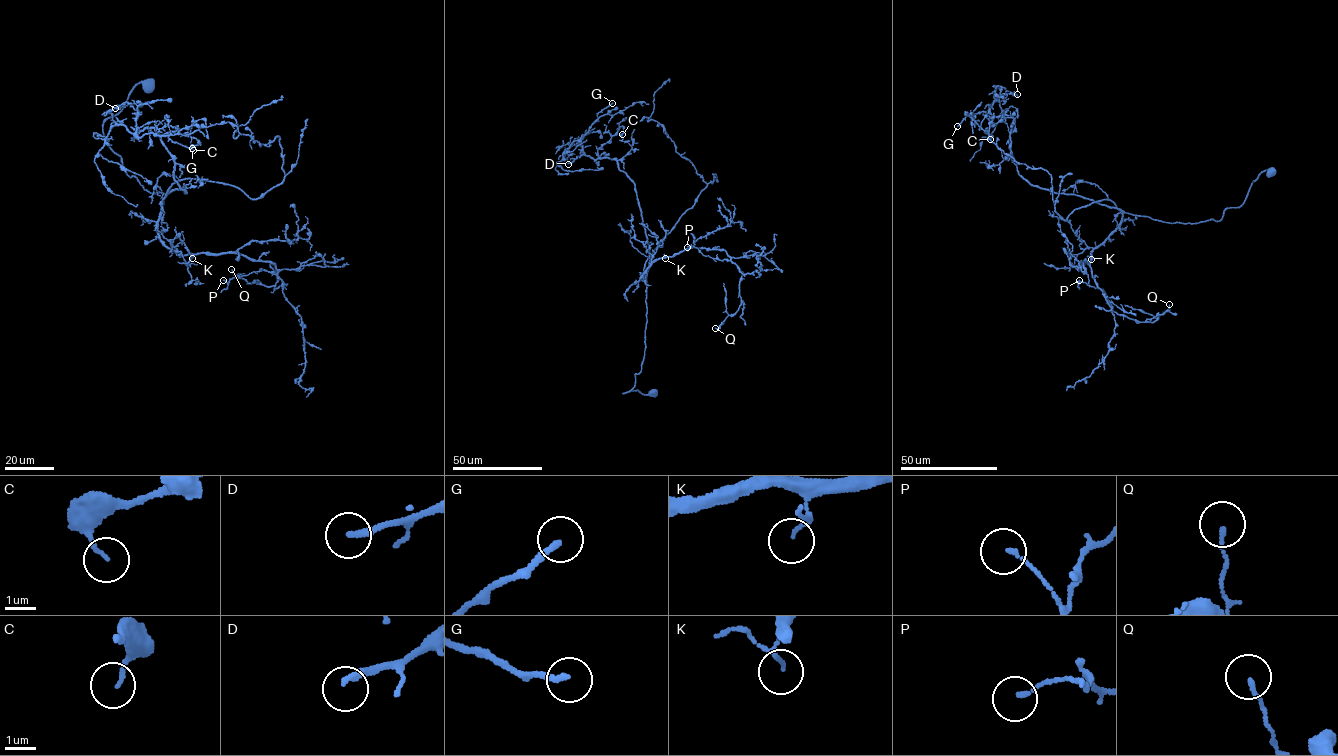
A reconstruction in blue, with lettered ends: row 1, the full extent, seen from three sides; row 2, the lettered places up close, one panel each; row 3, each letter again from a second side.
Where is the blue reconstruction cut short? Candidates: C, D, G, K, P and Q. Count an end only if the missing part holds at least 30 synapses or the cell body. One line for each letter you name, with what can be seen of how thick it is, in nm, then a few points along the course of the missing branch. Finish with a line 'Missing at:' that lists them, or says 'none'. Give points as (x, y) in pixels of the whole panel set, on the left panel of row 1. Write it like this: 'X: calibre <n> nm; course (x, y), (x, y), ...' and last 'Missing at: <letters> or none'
D: calibre 200 nm; course (115, 108), (90, 117), (81, 128), (98, 136), (130, 132), (124, 141), (143, 154), (149, 170), (136, 172)
Missing at: D

